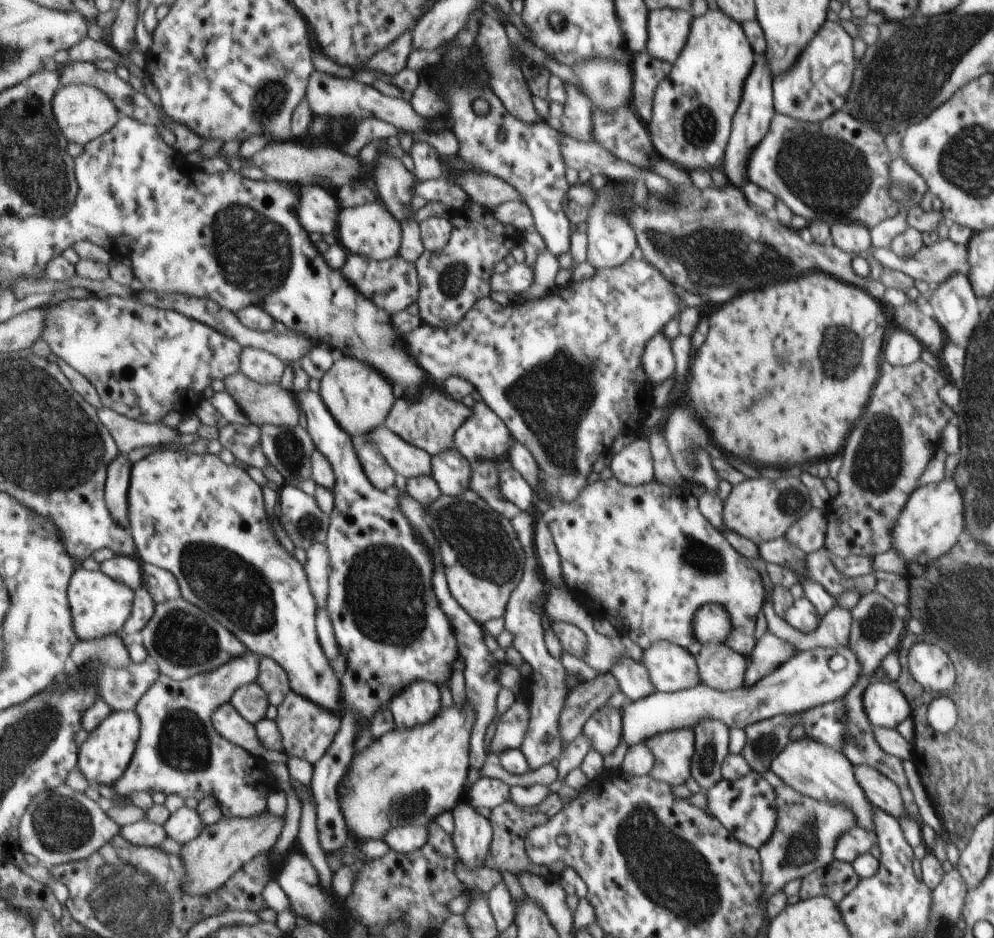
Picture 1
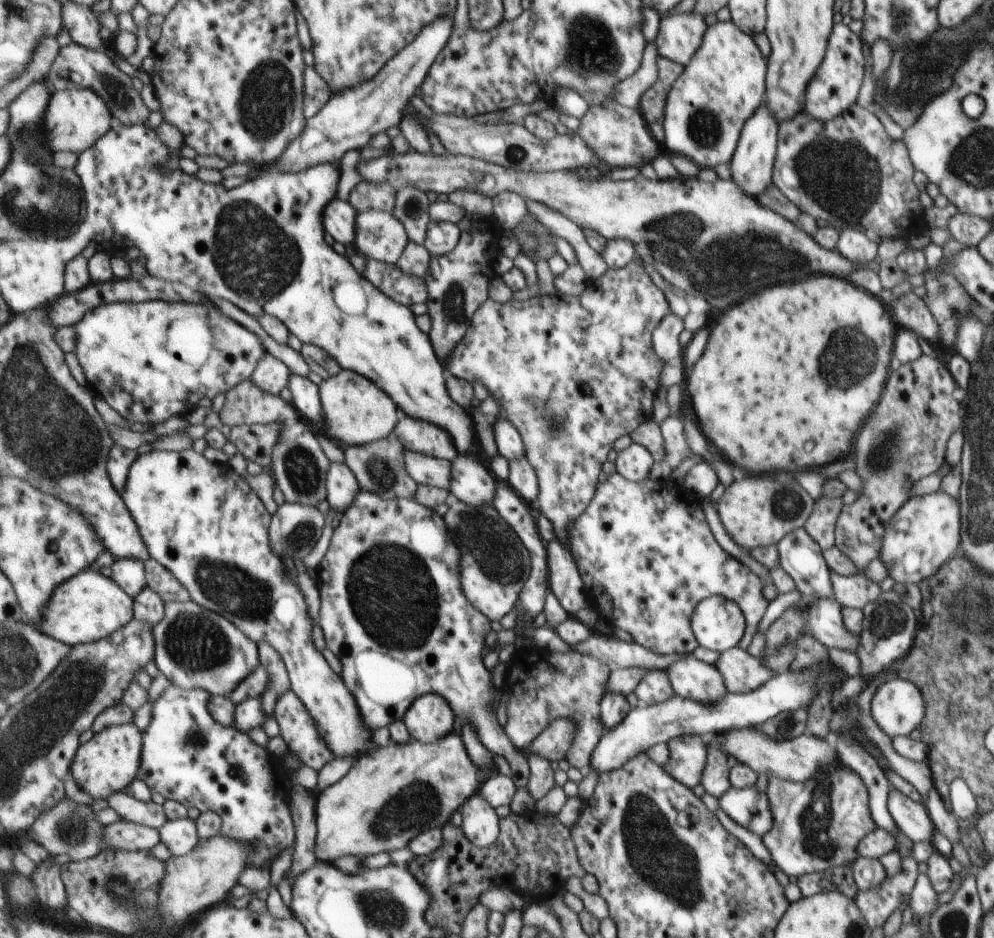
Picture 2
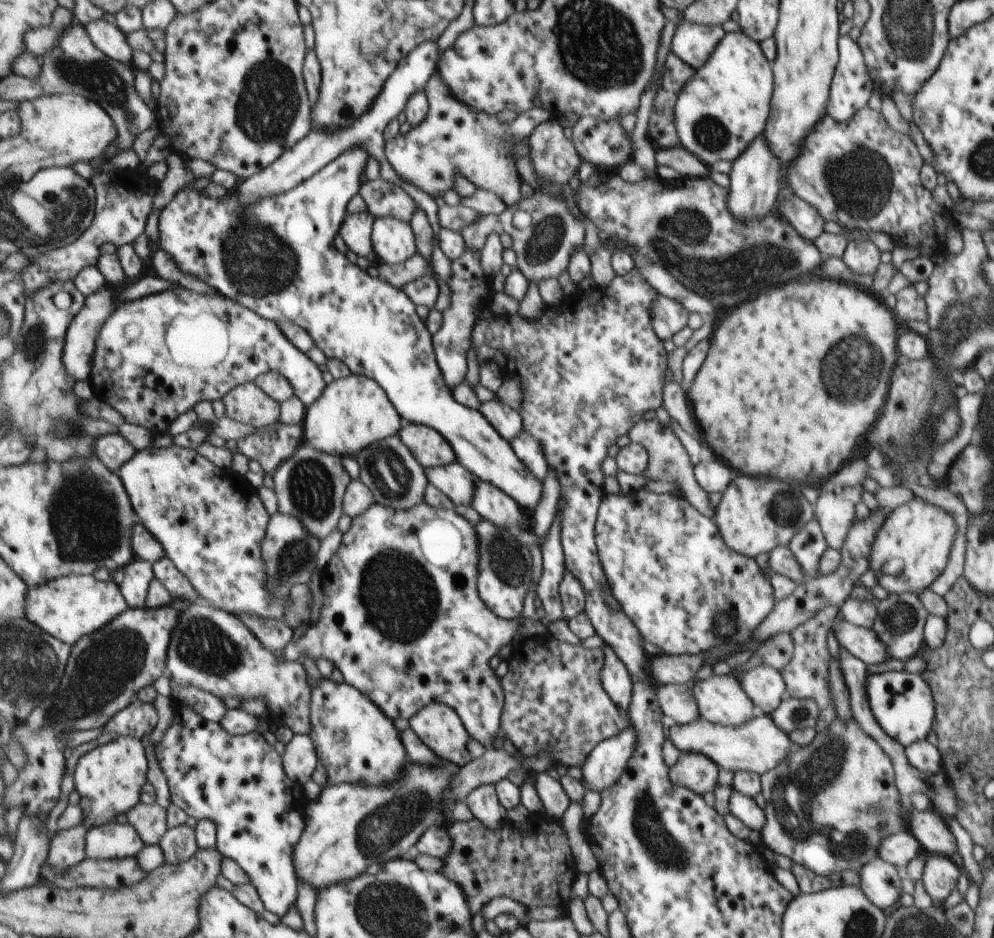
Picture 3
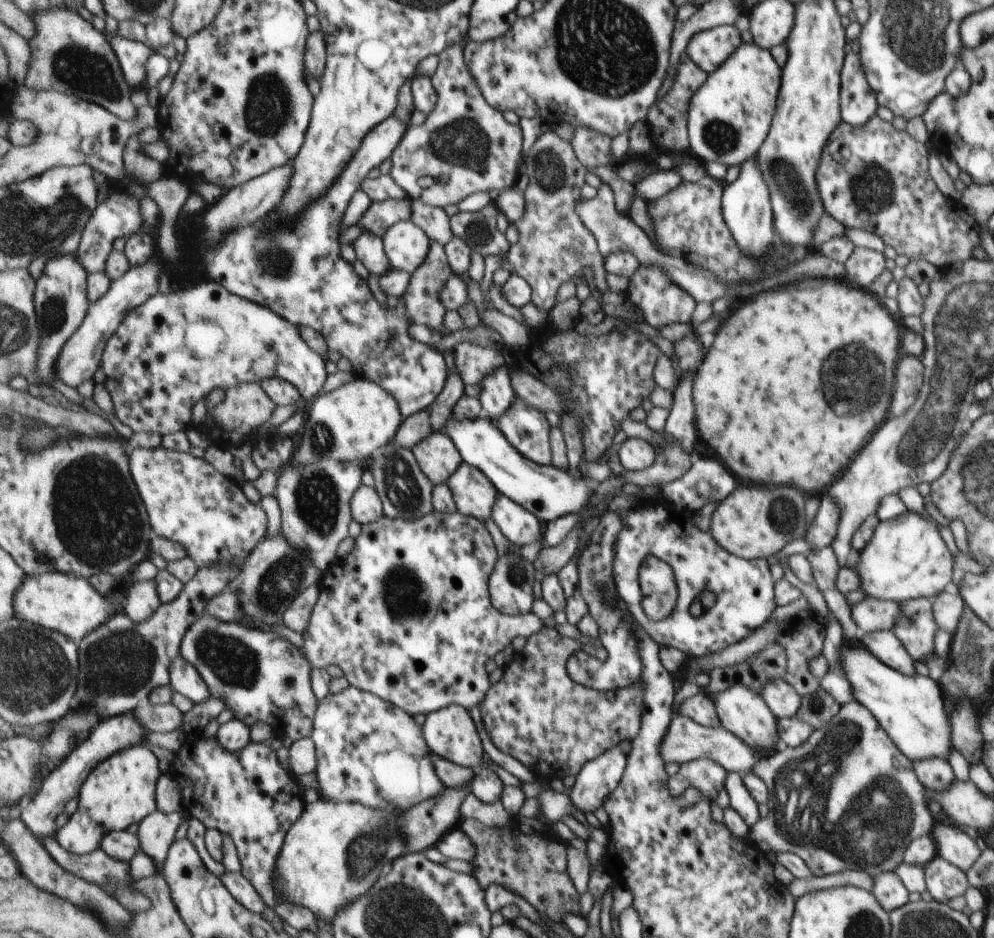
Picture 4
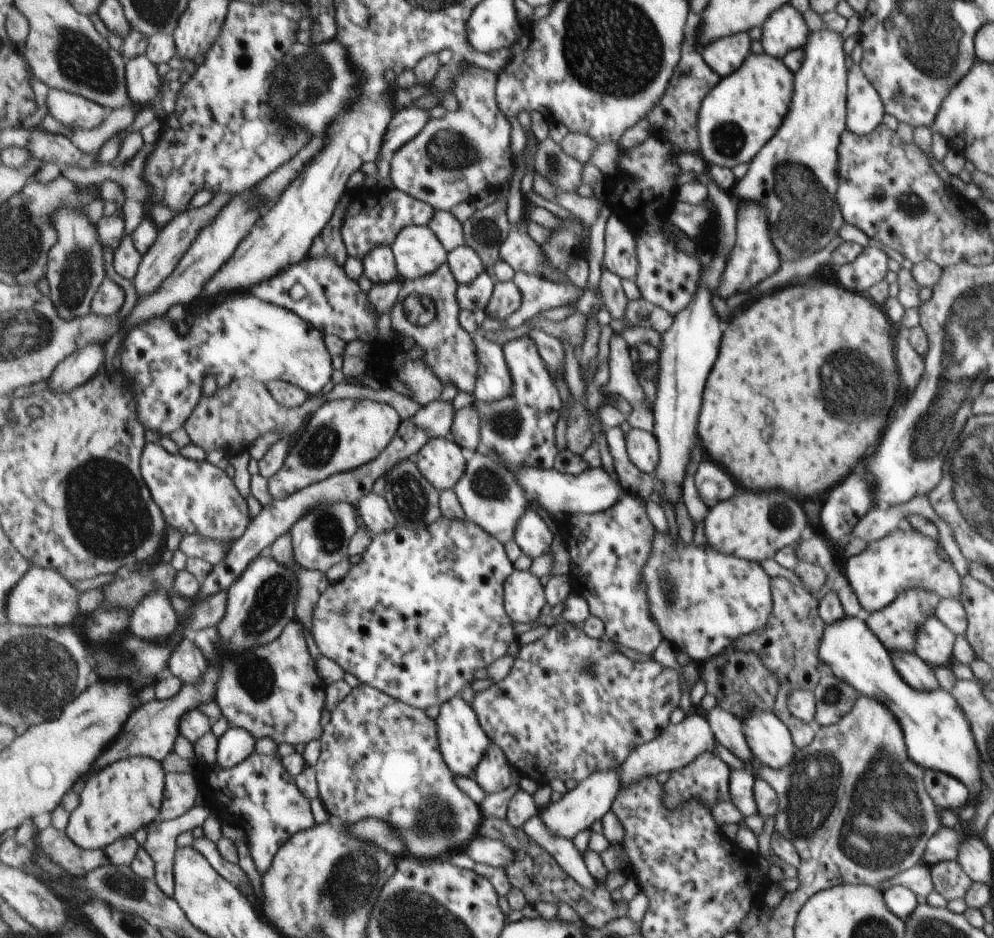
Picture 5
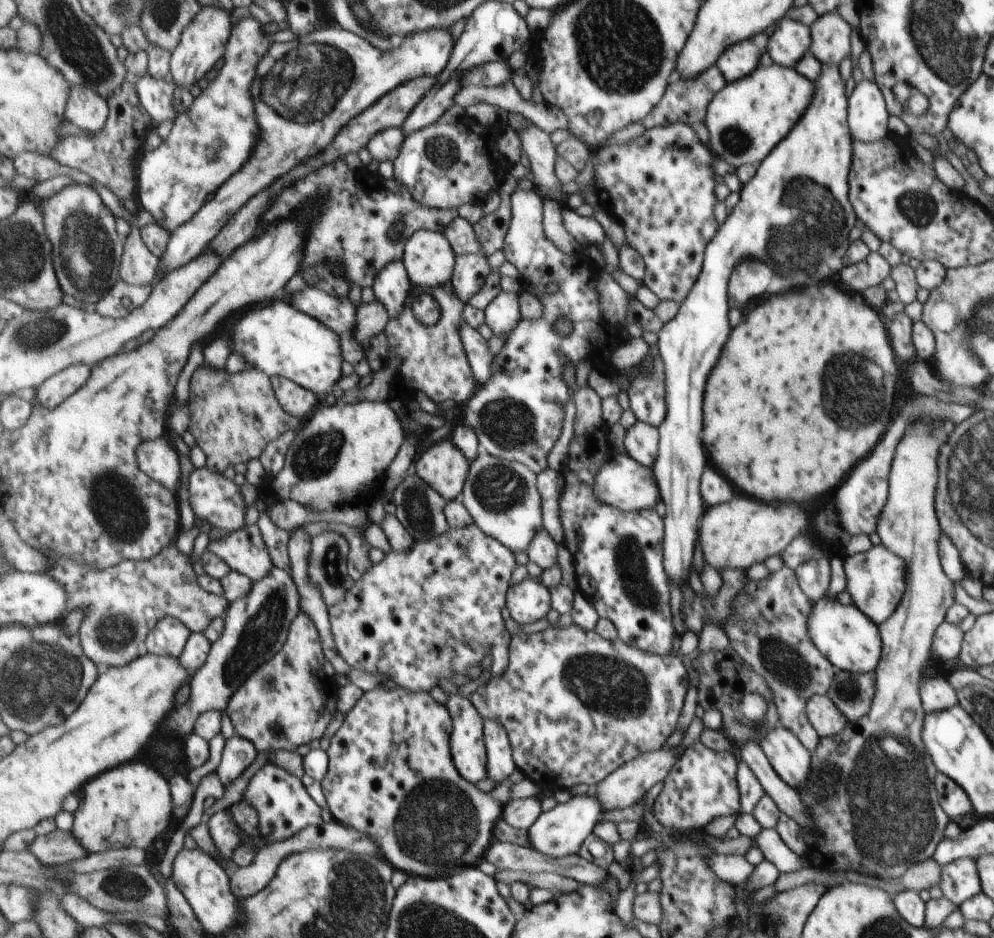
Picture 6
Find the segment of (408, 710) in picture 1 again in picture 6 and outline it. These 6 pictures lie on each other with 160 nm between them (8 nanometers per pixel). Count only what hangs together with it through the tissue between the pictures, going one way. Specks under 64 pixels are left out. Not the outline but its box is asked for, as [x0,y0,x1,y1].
[447,694,488,784]

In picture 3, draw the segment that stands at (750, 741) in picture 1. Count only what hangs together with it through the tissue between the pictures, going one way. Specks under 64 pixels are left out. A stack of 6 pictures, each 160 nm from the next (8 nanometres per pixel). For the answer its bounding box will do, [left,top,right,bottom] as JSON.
[769,695,819,734]

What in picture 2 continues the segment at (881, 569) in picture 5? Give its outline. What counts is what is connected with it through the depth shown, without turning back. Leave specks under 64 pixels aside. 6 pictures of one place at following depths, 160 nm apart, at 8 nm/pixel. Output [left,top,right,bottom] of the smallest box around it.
[878,490,962,585]

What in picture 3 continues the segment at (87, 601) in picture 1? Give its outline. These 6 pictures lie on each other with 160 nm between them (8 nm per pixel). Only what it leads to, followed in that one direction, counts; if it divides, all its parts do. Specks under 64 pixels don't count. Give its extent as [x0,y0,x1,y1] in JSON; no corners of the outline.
[26,574,129,646]

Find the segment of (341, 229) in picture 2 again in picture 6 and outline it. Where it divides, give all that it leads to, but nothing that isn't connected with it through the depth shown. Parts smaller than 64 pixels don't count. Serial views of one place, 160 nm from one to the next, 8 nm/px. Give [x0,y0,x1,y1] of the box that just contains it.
[373,261,413,319]

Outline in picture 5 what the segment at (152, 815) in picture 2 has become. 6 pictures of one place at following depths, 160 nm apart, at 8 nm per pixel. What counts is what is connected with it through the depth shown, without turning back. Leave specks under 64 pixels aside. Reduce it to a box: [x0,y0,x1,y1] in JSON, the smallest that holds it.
[143,806,213,898]

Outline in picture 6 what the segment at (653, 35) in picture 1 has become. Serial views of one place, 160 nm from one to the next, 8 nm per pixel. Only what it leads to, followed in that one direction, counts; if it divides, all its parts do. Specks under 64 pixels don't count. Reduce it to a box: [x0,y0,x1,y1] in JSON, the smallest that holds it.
[715,33,768,83]

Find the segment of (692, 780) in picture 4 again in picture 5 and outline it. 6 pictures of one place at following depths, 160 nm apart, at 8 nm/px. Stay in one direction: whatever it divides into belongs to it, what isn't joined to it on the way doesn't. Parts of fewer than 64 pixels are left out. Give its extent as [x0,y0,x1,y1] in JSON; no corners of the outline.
[662,752,731,811]

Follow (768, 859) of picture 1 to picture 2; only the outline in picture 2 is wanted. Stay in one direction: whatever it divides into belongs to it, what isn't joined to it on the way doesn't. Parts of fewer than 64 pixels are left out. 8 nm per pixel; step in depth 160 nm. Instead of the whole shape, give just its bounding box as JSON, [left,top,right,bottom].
[761,764,876,878]

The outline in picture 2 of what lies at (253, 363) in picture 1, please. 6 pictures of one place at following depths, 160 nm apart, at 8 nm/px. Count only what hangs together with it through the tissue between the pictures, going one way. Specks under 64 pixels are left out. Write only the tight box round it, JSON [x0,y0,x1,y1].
[252,353,293,394]

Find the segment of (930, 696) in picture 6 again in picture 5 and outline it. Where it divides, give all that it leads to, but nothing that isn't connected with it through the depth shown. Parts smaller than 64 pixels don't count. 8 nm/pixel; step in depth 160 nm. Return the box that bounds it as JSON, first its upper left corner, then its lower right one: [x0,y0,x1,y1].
[891,653,938,691]

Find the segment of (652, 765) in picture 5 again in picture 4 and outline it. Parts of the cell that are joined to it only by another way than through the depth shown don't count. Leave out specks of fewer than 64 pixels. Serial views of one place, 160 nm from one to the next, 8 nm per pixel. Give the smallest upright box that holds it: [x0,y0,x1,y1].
[659,715,764,777]

